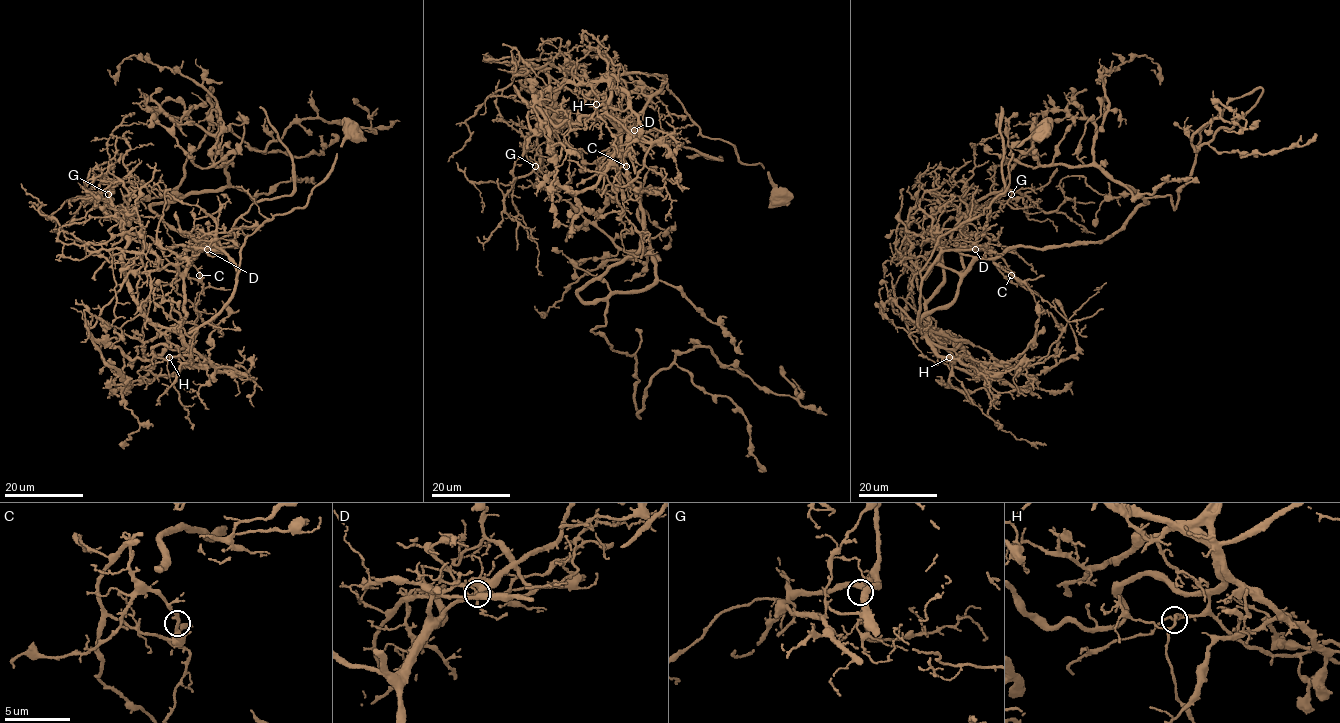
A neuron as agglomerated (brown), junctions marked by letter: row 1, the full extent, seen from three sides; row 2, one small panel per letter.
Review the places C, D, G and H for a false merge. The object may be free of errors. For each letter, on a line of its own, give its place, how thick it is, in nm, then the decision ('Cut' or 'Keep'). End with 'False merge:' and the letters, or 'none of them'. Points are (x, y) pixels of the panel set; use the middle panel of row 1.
C: Place: (626, 166). Thickness 240 nm. Cut
D: Place: (634, 130). Thickness 440 nm. Keep
G: Place: (535, 166). Thickness 260 nm. Keep
H: Place: (596, 104). Thickness 160 nm. Keep
False merge: C

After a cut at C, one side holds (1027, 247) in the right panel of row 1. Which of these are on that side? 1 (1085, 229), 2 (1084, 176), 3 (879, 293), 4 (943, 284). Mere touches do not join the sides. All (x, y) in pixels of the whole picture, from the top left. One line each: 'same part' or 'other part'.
1: other part
2: other part
3: other part
4: other part

